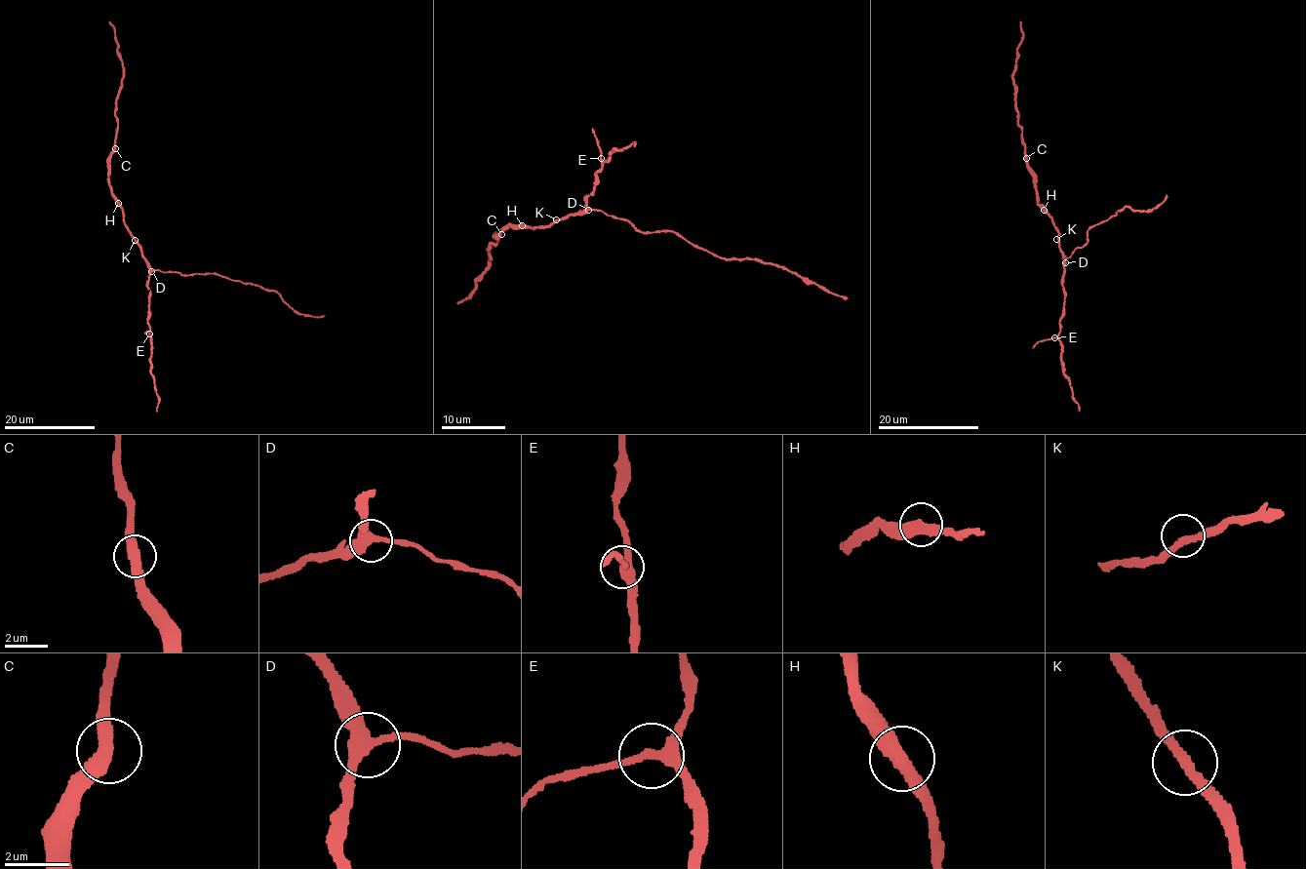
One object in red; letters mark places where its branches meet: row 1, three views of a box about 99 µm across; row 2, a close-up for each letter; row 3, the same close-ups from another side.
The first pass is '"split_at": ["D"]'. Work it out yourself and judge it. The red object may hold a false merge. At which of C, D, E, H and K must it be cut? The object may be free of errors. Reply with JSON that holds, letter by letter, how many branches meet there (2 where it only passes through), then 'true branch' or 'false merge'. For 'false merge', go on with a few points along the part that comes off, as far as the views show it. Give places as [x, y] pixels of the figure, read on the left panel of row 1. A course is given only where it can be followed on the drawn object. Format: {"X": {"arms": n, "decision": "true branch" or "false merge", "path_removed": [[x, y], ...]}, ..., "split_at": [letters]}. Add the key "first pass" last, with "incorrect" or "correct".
{"C": {"arms": 2, "decision": "true branch"}, "D": {"arms": 3, "decision": "true branch"}, "E": {"arms": 3, "decision": "true branch"}, "H": {"arms": 2, "decision": "true branch"}, "K": {"arms": 2, "decision": "true branch"}, "split_at": [], "first pass": "incorrect"}

